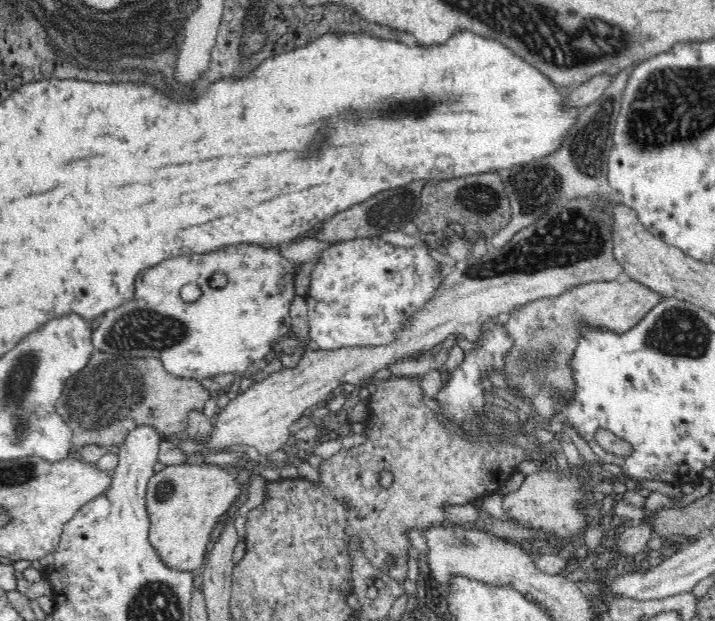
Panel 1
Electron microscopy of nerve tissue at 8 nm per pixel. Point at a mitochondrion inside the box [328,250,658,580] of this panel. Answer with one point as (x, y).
(540, 366)

